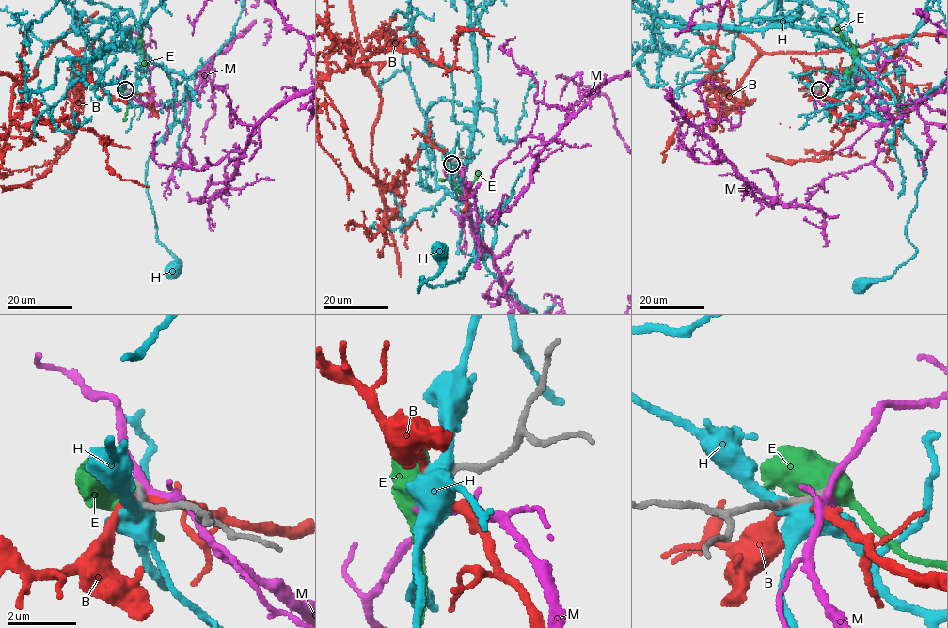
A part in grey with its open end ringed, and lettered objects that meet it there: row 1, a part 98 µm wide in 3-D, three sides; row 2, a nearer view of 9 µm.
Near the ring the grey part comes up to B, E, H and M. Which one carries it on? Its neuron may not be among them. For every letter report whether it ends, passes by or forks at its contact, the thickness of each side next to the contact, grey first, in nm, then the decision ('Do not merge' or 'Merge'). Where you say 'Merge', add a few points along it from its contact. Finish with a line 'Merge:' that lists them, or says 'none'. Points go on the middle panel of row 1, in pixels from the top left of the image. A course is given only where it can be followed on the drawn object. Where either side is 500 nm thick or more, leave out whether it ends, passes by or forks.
B: It passes by. Thickness 240 nm (grey) against 260 nm. Do not merge
E: Thickness 200 nm (grey) against 550 nm. Do not merge
H: It forks there. Thickness 240 nm (grey) against 440 nm. Do not merge
M: It forks there. Thickness 200 nm (grey) against 180 nm. Do not merge
Merge: none

